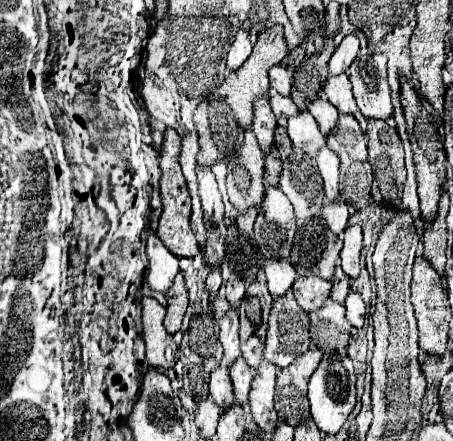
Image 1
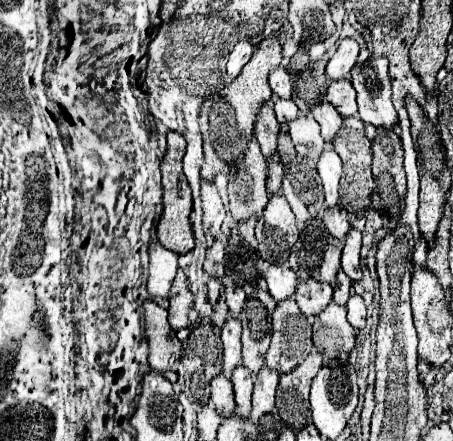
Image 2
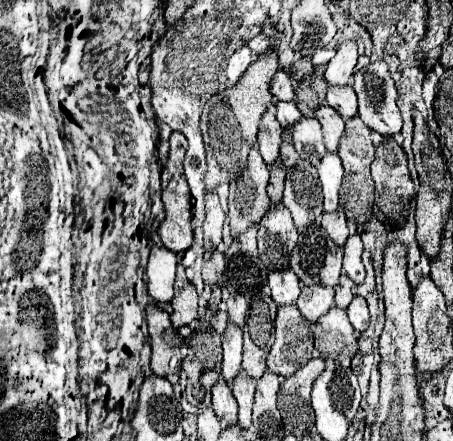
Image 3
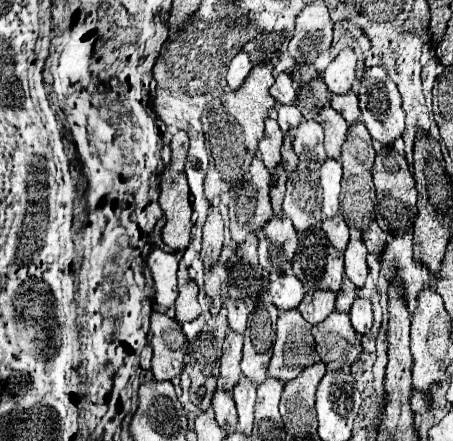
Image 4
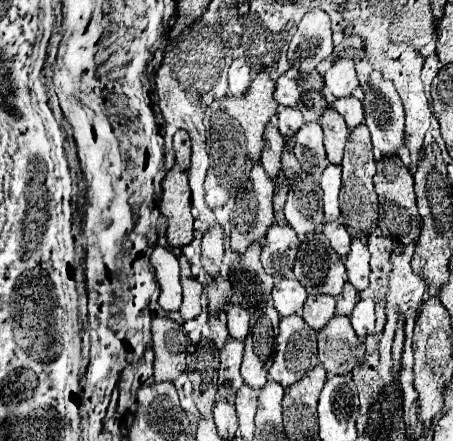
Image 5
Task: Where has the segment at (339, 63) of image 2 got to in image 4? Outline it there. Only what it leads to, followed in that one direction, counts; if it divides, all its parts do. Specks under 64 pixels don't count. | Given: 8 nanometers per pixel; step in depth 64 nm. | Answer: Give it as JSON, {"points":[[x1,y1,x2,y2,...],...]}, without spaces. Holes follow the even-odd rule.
{"points":[[344,48,322,74,332,94,346,94,356,80,356,54,352,48]]}

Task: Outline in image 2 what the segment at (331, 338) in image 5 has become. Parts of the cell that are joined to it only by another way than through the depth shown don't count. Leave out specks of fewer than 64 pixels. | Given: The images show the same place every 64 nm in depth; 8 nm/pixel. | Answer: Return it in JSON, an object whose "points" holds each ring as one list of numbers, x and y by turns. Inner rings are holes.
{"points":[[336,302,324,308,314,320,312,338,324,360,348,360,356,342,356,332,346,320,346,308]]}

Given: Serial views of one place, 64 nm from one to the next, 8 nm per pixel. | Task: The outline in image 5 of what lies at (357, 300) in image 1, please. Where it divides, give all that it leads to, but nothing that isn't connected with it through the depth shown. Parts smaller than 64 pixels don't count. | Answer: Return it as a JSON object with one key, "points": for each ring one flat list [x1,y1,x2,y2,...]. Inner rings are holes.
{"points":[[360,300,354,308,354,312,350,314,350,320,352,320,352,326,354,326,358,338,364,340,368,334,374,332,374,322,376,322,374,302,372,300]]}

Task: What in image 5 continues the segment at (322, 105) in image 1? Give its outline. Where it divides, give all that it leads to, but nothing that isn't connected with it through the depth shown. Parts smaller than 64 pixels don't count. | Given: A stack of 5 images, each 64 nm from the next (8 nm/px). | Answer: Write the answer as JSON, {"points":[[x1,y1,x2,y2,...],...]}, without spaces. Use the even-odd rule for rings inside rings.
{"points":[[328,108,320,118,320,126,324,130,324,146,326,146,328,160,332,164,340,164,344,146,346,146,348,134,350,134,344,124,344,118,334,108]]}

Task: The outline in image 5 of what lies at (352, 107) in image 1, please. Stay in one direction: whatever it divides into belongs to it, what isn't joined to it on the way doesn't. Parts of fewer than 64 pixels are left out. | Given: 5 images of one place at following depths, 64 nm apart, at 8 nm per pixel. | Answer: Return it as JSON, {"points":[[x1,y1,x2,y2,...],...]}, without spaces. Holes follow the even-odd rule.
{"points":[[354,96,348,98,340,98,334,102,334,108,342,114,342,118,346,120,346,126,352,130,356,126,360,126,364,122,364,108,362,102,356,100]]}

